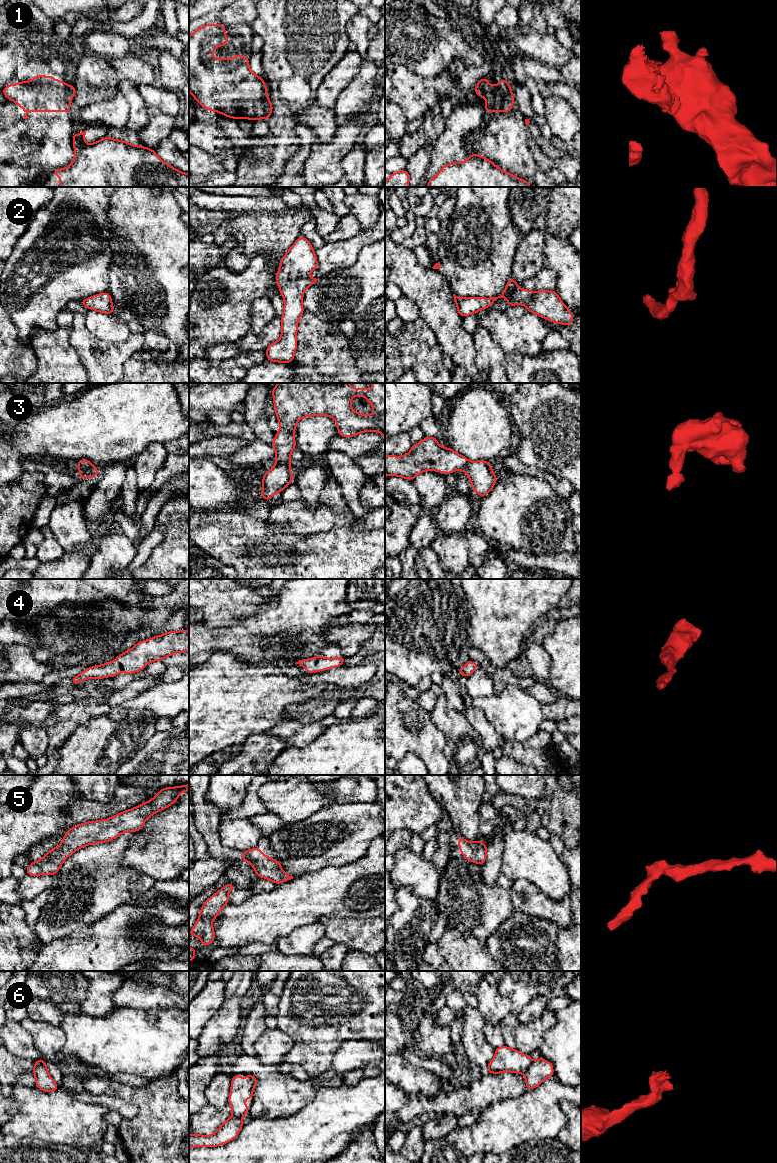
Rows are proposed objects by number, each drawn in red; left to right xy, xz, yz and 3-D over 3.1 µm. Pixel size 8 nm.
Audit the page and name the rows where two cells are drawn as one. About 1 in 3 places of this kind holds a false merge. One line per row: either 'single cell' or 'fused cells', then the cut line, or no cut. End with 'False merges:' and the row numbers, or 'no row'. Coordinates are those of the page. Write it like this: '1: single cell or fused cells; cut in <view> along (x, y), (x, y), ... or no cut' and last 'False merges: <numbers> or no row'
1: fused cells; cut in yz along (489, 86), (493, 97), (500, 88), (510, 88)
2: single cell; no cut
3: single cell; no cut
4: single cell; no cut
5: single cell; no cut
6: fused cells; cut in yz along (532, 1061), (524, 1073)
False merges: 1, 6

